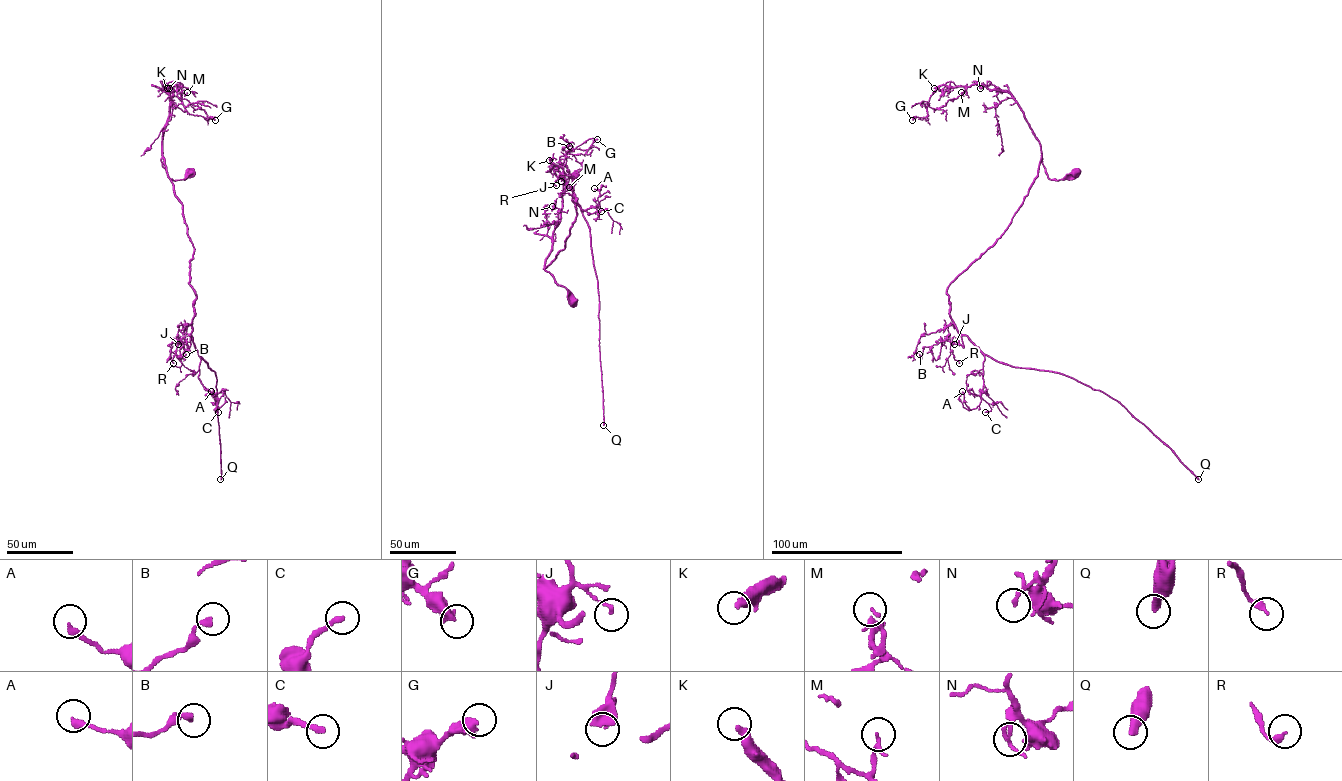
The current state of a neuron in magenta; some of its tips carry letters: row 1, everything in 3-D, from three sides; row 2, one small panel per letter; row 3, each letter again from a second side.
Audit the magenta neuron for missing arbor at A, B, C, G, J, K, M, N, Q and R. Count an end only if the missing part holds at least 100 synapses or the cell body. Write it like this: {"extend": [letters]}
{"extend": ["K", "Q"]}

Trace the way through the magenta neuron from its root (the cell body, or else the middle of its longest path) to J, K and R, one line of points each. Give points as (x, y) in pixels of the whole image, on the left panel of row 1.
J: (191, 171), (185, 179), (171, 180), (161, 159), (194, 248), (189, 283), (196, 299), (190, 346), (178, 344)
K: (191, 171), (185, 179), (171, 180), (161, 162), (169, 94), (179, 83), (182, 86), (167, 88)
R: (191, 171), (171, 180), (161, 159), (194, 248), (190, 346), (177, 345), (173, 363)

